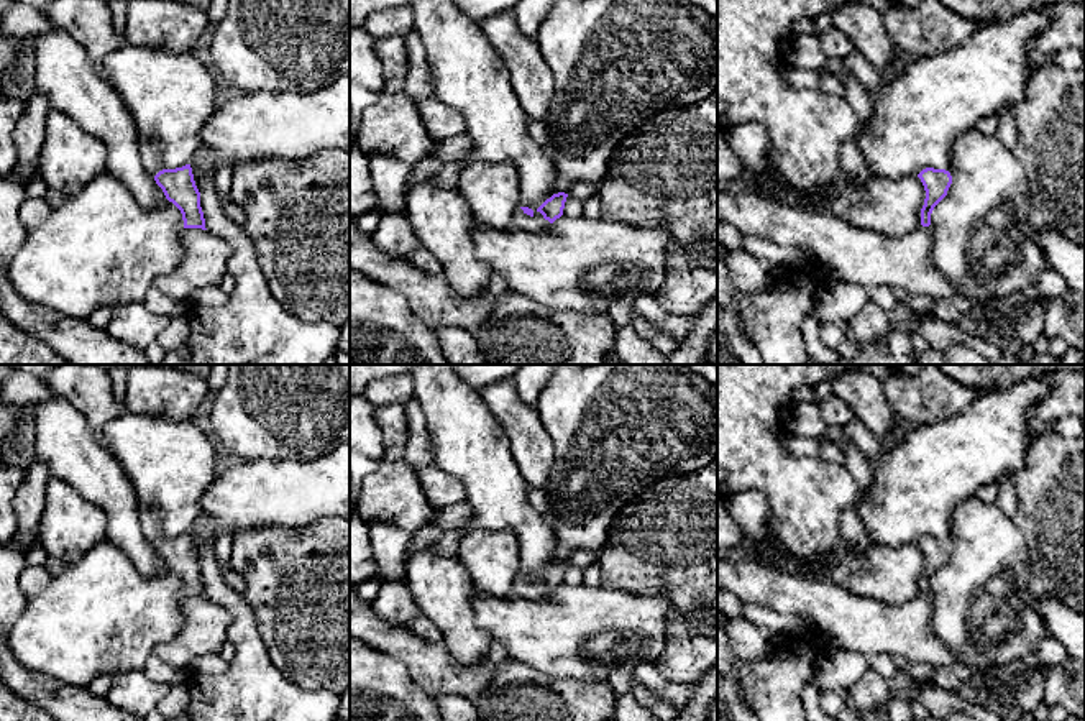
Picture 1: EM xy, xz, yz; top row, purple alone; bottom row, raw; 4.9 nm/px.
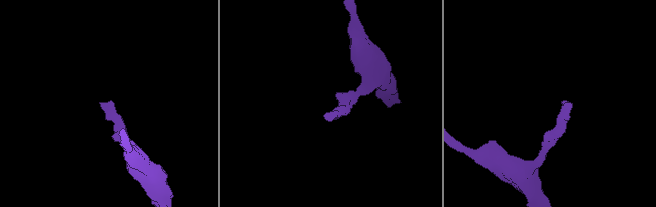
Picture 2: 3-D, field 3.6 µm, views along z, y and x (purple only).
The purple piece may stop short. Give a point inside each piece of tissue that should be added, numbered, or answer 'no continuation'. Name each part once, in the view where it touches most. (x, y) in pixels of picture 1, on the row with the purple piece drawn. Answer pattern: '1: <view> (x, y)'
1: xz (521, 220)

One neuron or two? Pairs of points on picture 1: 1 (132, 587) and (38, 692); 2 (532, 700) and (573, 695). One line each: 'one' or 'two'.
1: two
2: one

